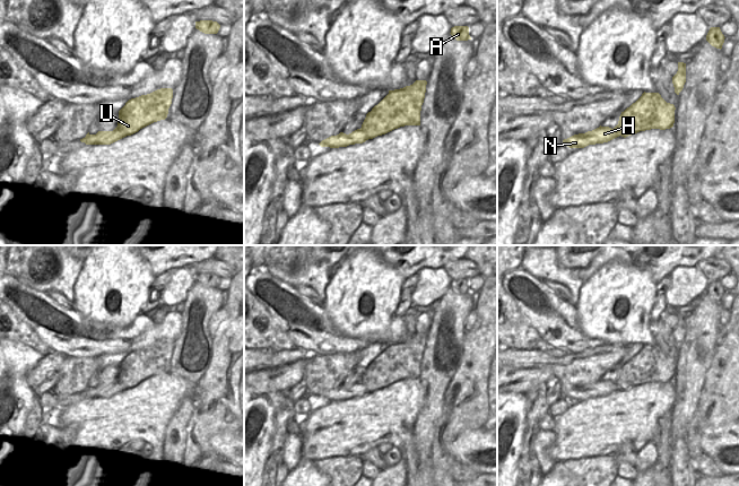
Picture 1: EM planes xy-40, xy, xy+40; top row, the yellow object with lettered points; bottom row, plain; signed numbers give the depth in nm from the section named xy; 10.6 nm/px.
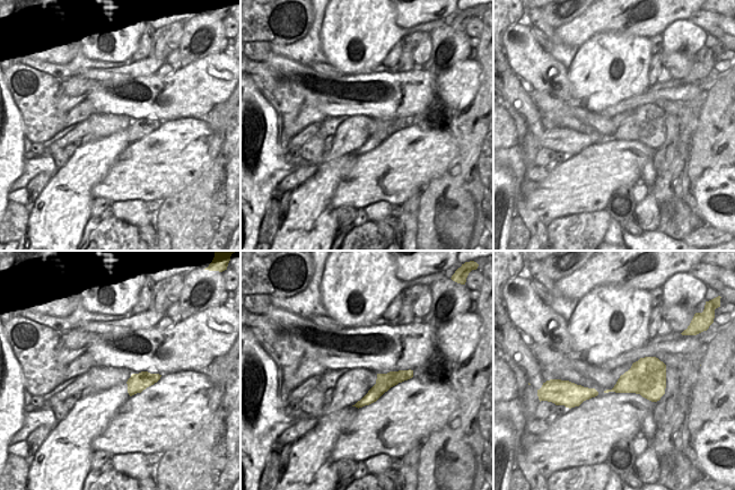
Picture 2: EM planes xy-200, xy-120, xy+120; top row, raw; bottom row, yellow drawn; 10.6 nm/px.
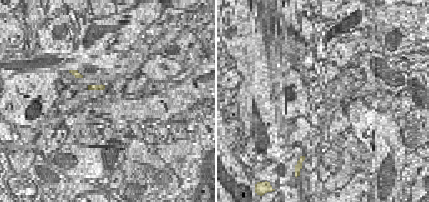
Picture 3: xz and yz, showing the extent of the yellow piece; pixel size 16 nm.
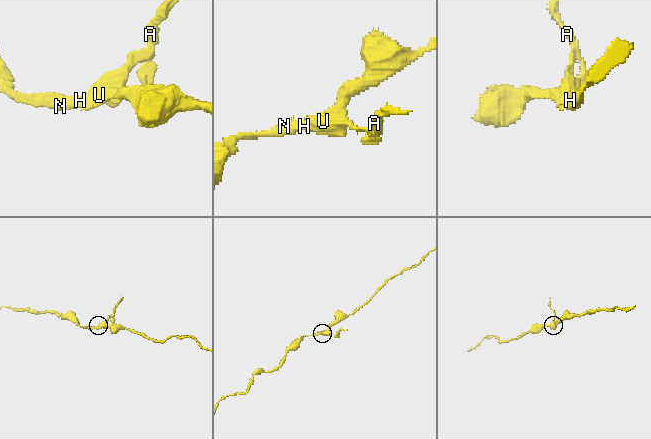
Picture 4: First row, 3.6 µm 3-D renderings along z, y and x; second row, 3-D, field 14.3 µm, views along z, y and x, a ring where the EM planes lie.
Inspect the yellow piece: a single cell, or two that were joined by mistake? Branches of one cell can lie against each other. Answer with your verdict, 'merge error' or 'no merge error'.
merge error

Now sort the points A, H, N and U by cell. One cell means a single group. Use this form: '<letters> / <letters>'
A / H N U

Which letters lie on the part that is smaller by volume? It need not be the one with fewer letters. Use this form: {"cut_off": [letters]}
{"cut_off": ["A"]}

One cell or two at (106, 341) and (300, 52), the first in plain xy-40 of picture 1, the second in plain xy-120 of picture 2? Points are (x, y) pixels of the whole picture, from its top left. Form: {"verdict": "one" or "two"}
{"verdict": "two"}

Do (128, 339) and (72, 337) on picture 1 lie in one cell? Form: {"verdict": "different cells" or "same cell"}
{"verdict": "same cell"}

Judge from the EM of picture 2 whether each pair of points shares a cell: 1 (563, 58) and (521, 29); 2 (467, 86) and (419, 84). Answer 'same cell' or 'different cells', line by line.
1: different cells
2: same cell

